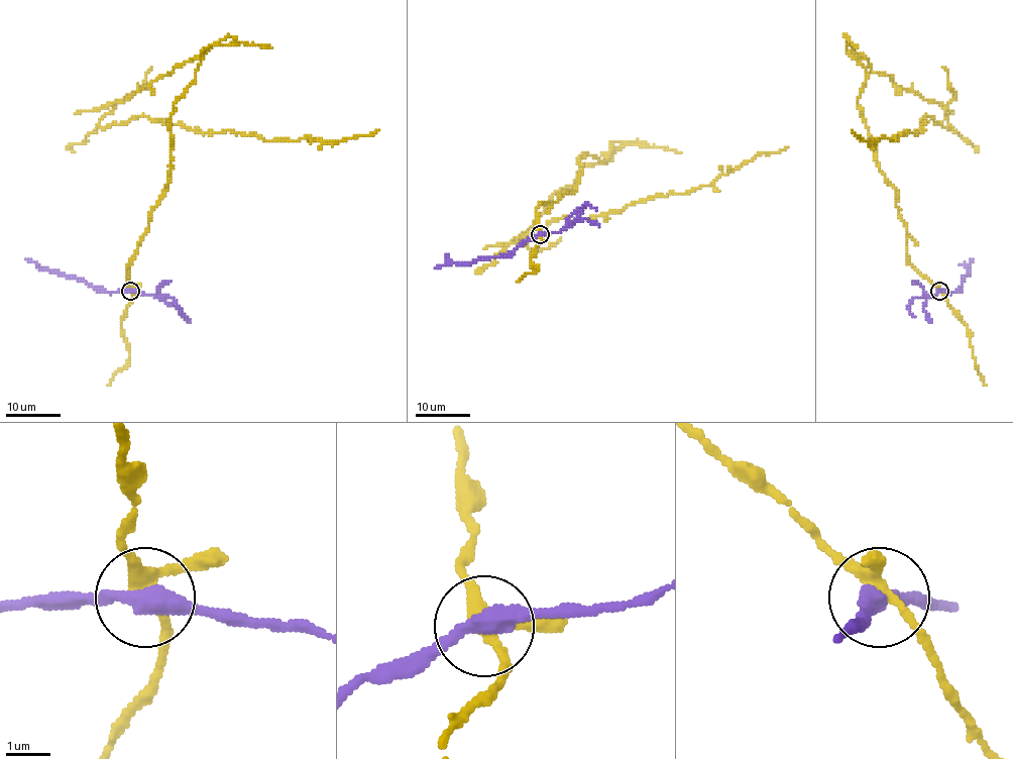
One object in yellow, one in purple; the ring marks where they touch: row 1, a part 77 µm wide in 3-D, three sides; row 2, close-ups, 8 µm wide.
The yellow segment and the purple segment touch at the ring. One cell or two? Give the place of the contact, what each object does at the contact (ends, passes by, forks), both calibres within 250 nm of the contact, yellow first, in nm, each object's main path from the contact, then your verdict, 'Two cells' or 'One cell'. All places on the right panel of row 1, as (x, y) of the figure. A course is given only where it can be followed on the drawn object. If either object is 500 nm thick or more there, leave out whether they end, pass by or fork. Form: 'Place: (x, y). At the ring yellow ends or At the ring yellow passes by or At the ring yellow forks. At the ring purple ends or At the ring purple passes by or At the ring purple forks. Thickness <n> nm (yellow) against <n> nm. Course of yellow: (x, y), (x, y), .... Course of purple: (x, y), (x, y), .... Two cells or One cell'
Place: (939, 291). At the ring yellow forks. At the ring purple passes by. Thickness 260 nm (yellow) against 400 nm. Course of yellow: (938, 290), (906, 252), (857, 53), (945, 107), (948, 128), (925, 115), (899, 140), (851, 129). Course of purple: (938, 291), (955, 291), (969, 272), (972, 258). Two cells

